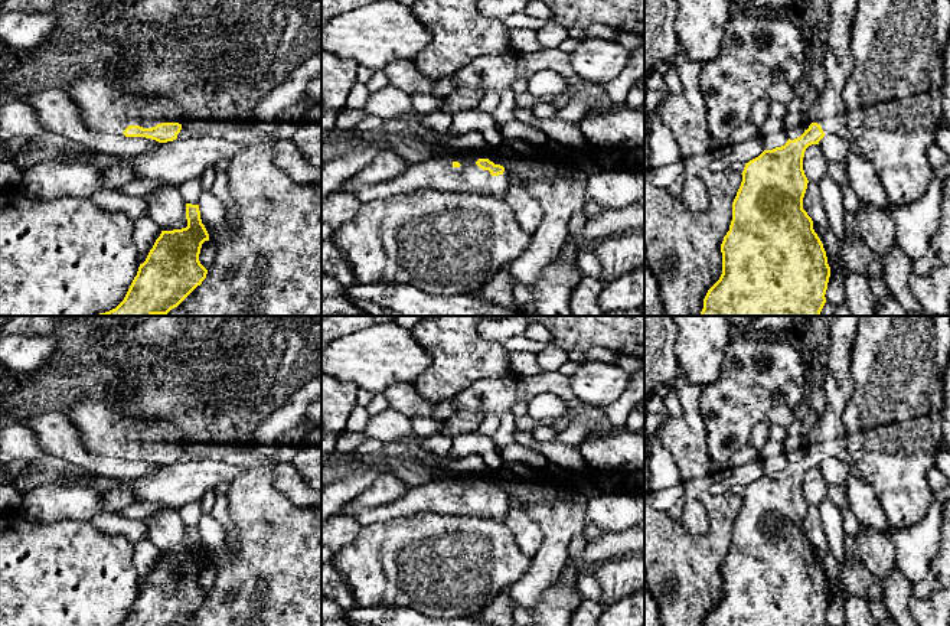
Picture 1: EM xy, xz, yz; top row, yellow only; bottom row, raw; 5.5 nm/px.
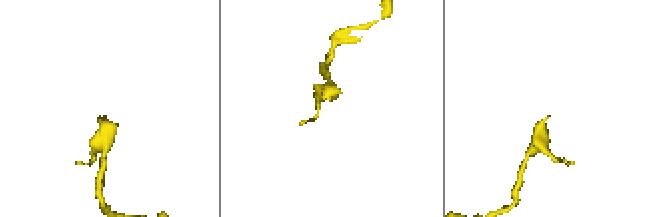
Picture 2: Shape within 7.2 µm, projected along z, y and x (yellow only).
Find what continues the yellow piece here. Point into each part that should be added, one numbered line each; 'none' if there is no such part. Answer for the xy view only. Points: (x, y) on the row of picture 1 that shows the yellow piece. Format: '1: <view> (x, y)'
1: xy (107, 106)

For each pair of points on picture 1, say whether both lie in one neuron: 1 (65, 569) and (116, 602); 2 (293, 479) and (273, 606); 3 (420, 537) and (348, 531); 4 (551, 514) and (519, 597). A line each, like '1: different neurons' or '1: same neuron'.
1: same neuron
2: different neurons
3: different neurons
4: same neuron

